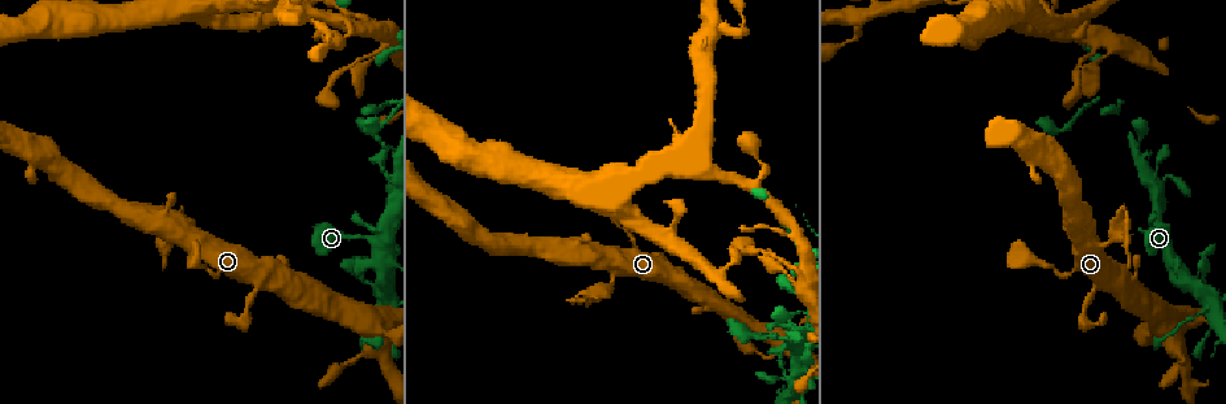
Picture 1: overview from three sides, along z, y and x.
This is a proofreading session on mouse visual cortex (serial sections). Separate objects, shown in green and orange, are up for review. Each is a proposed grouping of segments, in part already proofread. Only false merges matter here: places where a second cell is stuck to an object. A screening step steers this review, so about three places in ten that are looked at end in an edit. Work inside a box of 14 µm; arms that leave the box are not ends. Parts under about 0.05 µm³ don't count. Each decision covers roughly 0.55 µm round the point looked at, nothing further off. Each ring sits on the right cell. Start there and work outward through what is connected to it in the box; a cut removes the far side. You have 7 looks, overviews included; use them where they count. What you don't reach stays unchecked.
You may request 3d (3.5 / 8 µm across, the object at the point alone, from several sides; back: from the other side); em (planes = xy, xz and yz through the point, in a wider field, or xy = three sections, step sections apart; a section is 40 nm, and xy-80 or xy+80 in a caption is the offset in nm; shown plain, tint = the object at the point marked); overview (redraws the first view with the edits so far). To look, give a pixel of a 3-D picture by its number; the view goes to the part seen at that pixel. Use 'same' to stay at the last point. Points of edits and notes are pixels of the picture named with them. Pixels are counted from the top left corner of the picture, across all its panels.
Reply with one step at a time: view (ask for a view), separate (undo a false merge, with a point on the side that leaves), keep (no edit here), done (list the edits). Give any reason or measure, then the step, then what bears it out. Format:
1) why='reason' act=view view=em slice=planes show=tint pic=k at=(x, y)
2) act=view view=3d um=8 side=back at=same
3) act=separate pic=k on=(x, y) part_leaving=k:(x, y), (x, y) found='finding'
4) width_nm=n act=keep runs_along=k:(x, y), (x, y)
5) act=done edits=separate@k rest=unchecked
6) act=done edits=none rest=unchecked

why='sudden change in width' act=view view=3d um=3.5 pic=1 at=(602, 292)

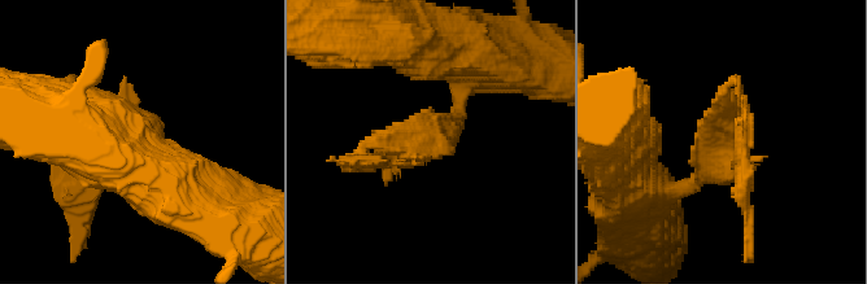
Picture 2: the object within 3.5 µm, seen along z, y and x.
why='shape alone is not enough' act=view view=em slice=xy step=3 show=tint pic=2 at=(428, 144)

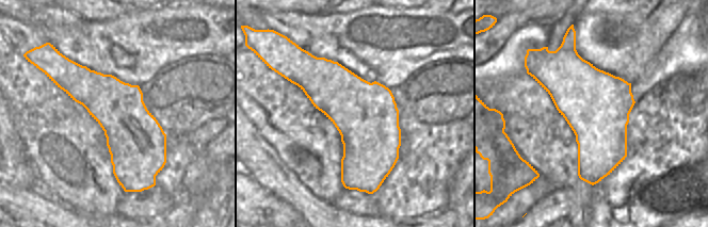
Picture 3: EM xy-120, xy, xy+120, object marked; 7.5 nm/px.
width_nm=480 act=separate pic=2 on=(361, 166) part_leaving=2:(405, 164), (340, 161) found='two cells meet here'

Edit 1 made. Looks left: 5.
why='see it whole again' act=view view=overview

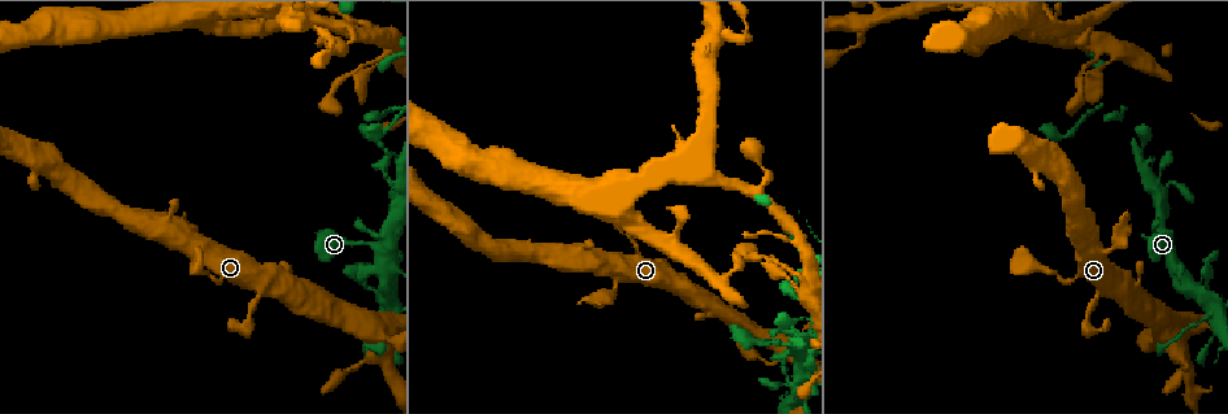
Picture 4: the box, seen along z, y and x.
why='thin arm on a thick one' act=view view=3d um=3.5 side=back pic=4 at=(378, 248)

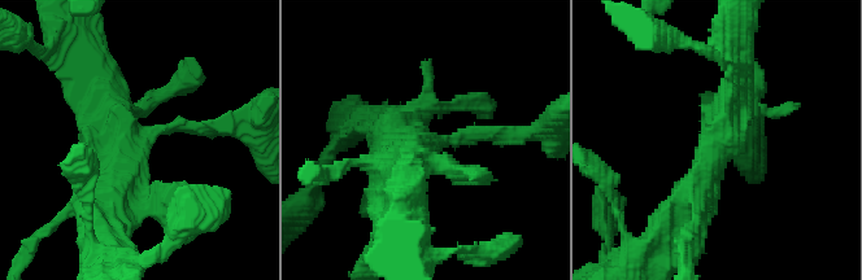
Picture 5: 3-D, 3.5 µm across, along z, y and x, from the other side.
arms=3 arm_widths_nm=150,450,500 why='shape alone is not enough' act=view view=em slice=planes show=tint pic=5 at=(430, 144)

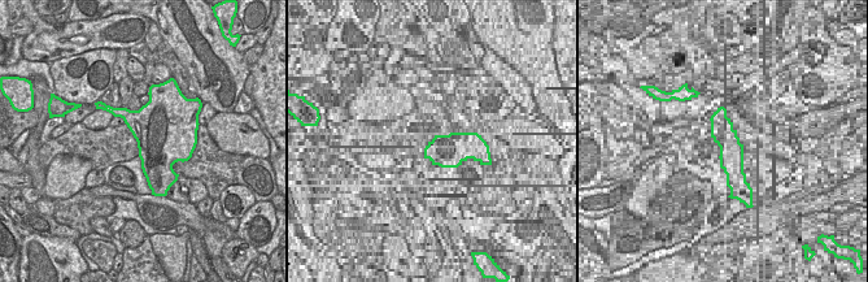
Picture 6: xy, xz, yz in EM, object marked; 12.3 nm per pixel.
why='cut it another way' act=view view=em slice=xy step=1 show=tint at=same

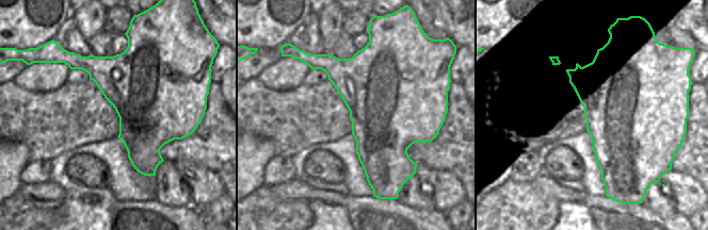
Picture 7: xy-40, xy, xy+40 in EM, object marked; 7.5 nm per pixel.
width_nm=600 act=keep runs_along=5:(217, 130), (149, 134), (109, 218) found='continuous, no second cell'

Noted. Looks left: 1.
act=done edits=separate@2 rest=unchecked

